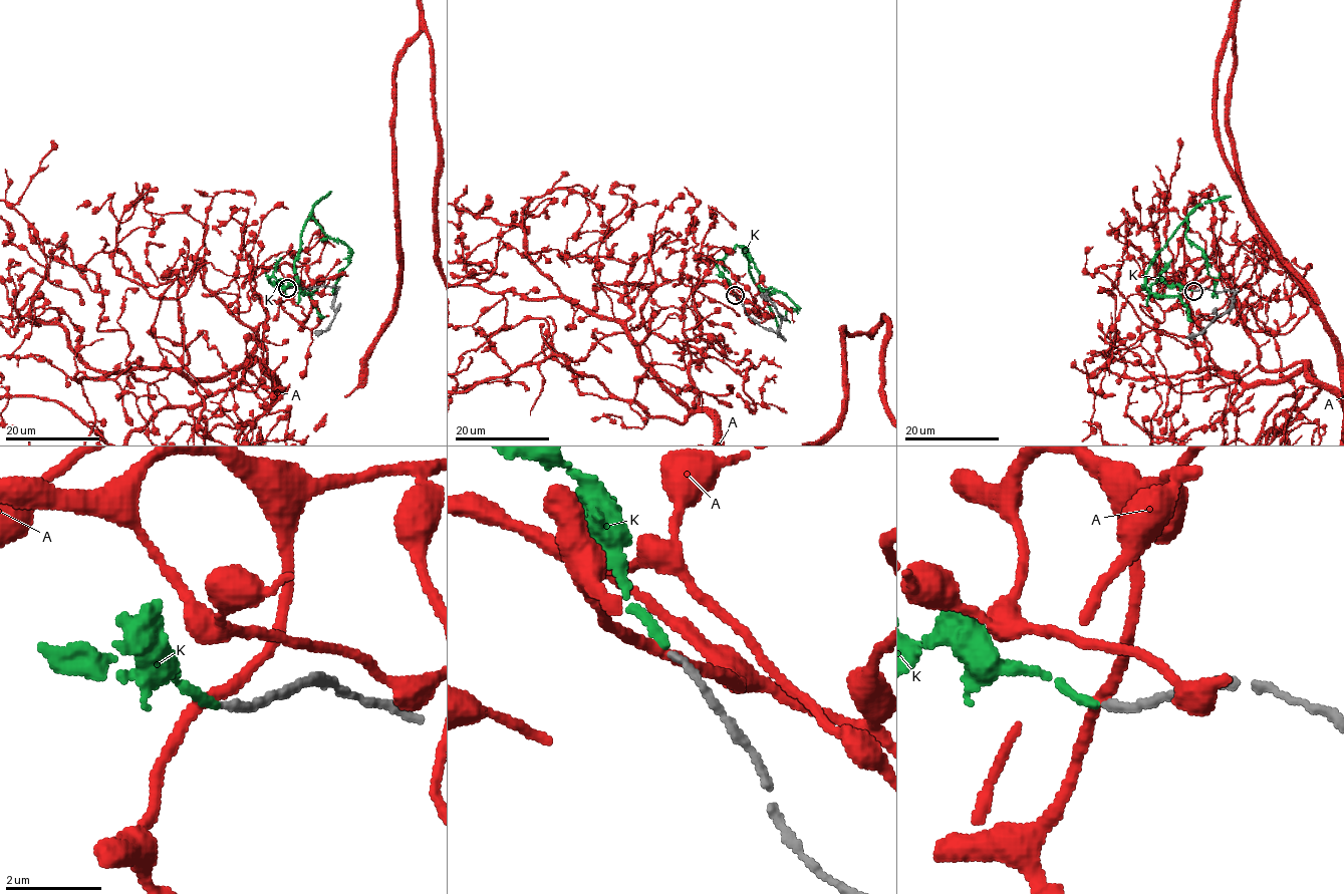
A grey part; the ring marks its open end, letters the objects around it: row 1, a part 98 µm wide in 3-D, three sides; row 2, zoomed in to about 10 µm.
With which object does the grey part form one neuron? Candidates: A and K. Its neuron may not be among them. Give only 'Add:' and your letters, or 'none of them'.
Add: K

